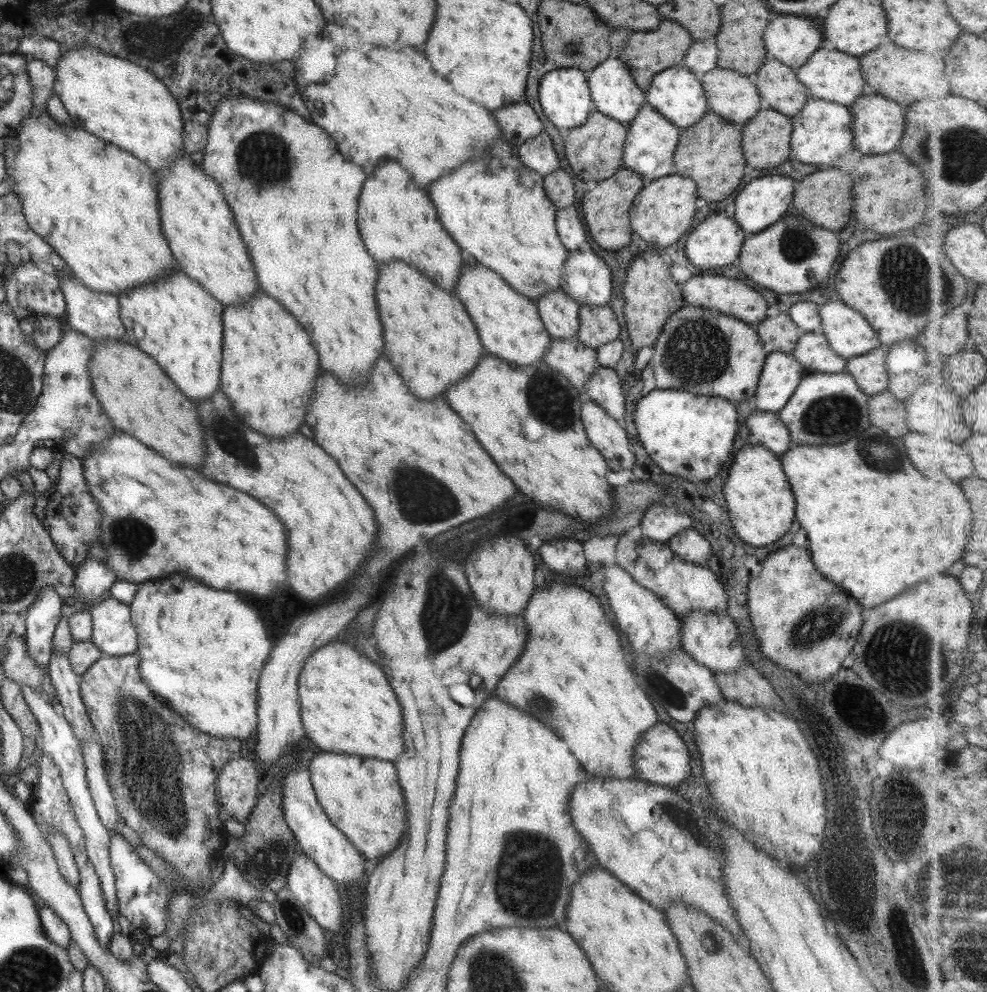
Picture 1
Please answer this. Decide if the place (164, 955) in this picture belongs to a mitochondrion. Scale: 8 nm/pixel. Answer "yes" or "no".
no

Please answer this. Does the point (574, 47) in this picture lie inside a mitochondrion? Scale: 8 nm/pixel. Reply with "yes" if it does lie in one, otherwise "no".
yes

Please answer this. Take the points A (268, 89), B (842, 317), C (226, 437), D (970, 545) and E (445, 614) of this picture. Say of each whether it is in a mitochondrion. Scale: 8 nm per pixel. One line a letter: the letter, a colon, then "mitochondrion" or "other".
A: other
B: other
C: mitochondrion
D: other
E: mitochondrion

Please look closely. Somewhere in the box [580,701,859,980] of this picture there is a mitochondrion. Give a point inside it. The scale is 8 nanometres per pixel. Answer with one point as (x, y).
(696, 833)

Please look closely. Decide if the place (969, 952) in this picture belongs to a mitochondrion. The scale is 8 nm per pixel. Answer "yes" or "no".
yes

